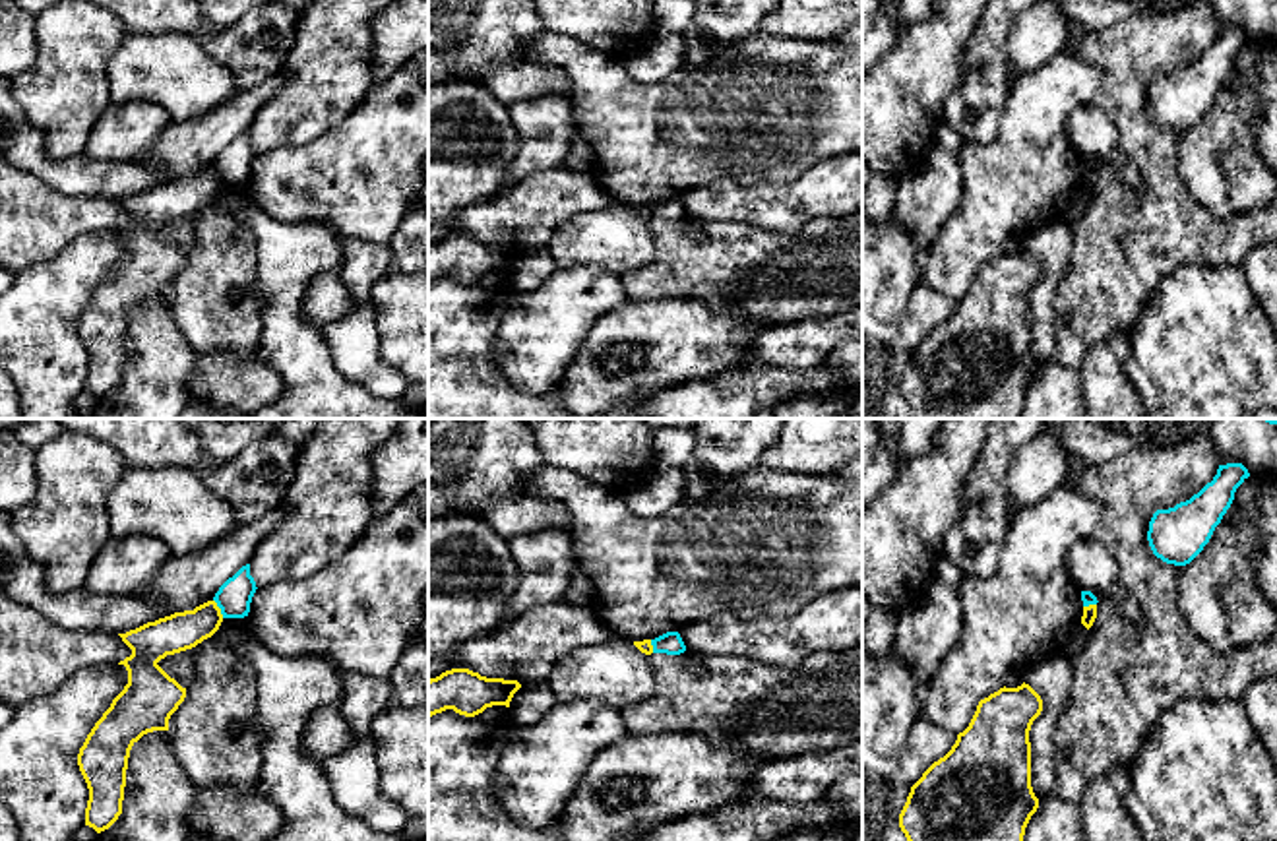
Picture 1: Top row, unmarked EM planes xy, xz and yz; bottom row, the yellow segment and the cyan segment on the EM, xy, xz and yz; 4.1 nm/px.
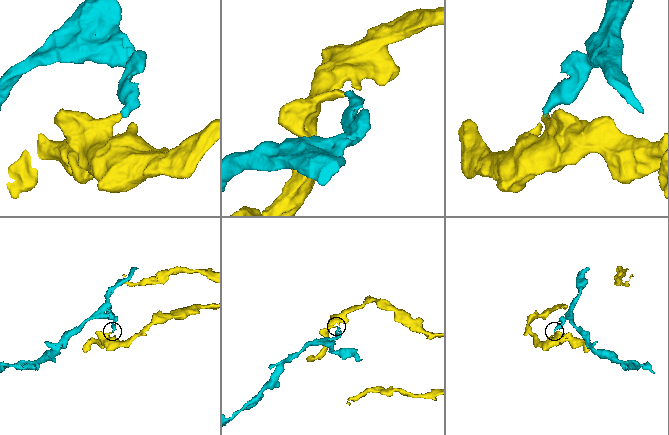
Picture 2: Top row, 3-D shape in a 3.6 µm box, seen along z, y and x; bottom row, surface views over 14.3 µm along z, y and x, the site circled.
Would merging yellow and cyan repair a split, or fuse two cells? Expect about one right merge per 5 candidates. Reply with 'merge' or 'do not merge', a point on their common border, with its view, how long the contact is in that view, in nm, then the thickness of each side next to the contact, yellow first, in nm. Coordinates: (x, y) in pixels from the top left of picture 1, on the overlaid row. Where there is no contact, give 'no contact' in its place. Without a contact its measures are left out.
do not merge; contact xy (219, 609); length 90 nm; calibres 160 and 140 nm

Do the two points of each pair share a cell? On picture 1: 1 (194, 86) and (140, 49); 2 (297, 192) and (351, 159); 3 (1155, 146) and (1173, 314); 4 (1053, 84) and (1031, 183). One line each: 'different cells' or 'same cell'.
1: same cell
2: same cell
3: different cells
4: same cell

